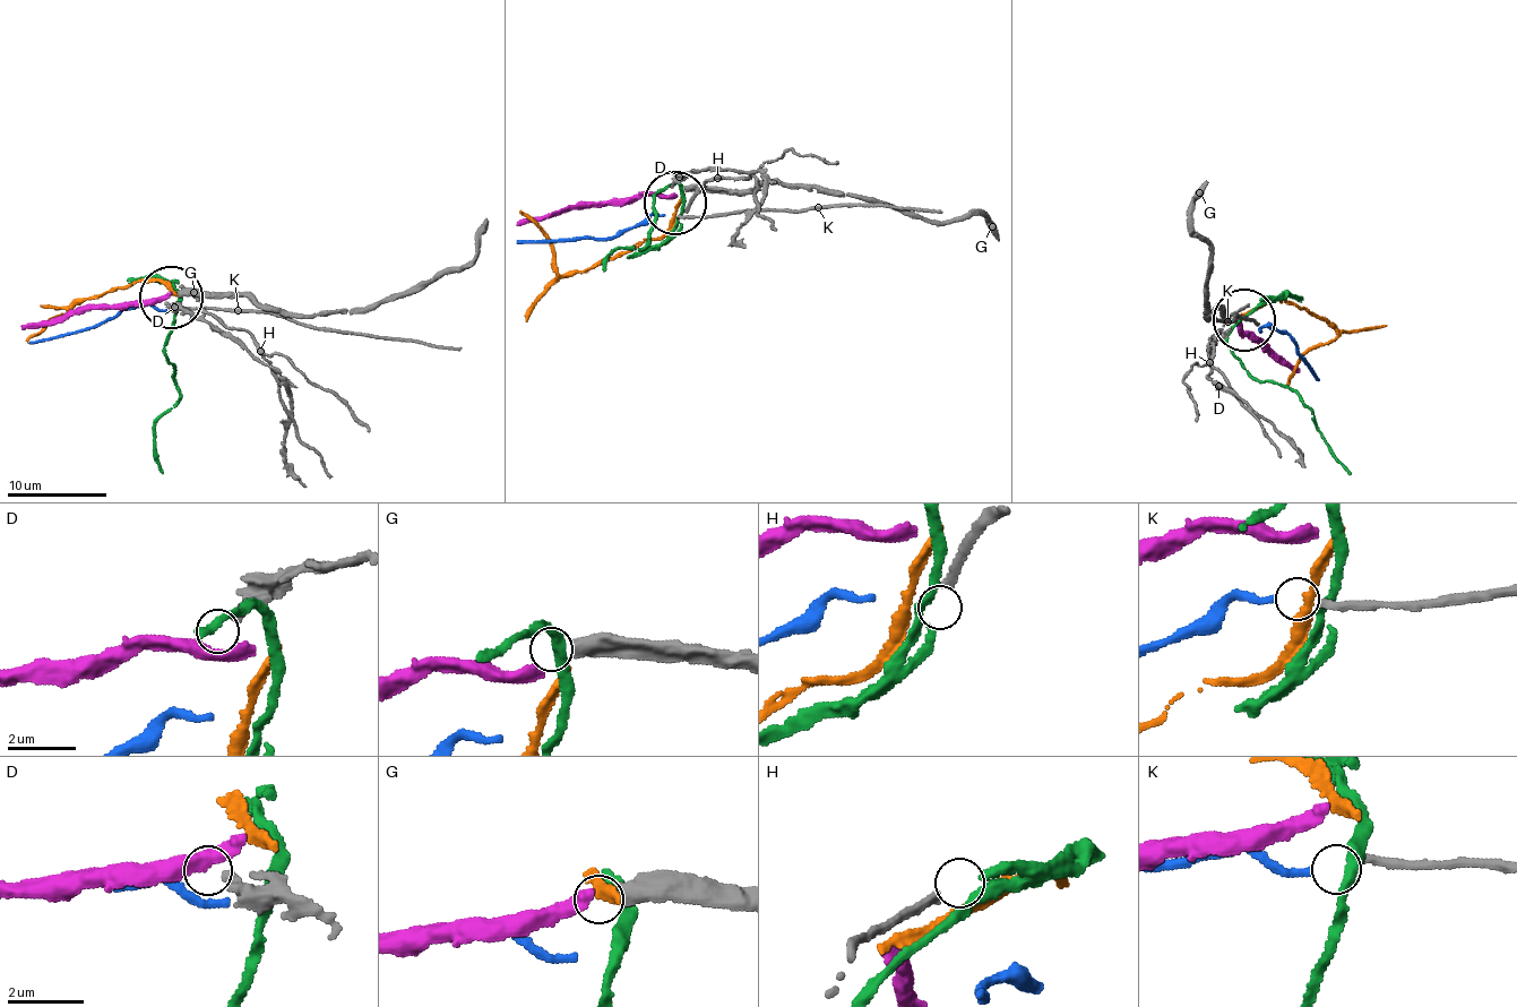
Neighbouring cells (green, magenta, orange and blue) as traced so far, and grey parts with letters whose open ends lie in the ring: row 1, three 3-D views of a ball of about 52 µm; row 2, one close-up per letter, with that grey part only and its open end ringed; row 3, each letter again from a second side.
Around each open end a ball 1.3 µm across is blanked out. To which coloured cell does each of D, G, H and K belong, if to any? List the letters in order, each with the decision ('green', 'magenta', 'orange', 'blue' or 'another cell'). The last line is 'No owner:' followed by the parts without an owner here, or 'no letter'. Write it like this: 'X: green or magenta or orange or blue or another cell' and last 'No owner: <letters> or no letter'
D: another cell
G: magenta
H: green
K: blue
No owner: D

